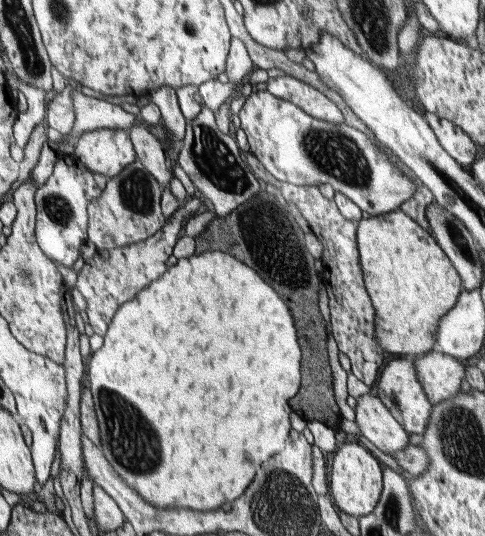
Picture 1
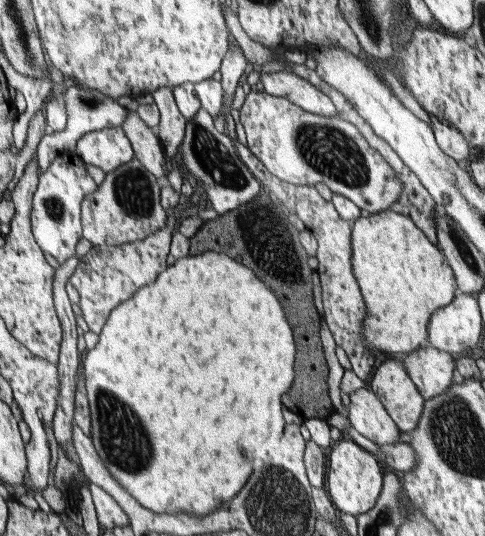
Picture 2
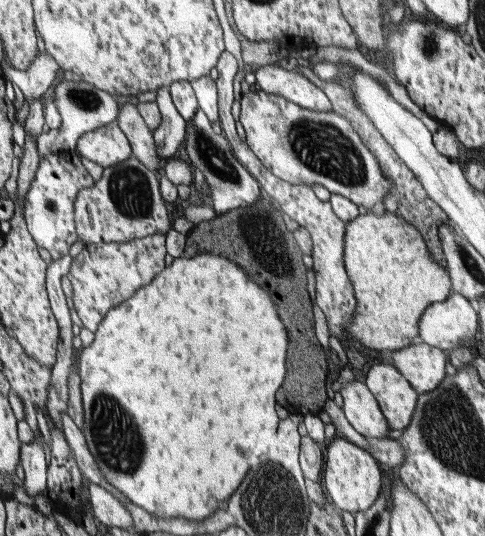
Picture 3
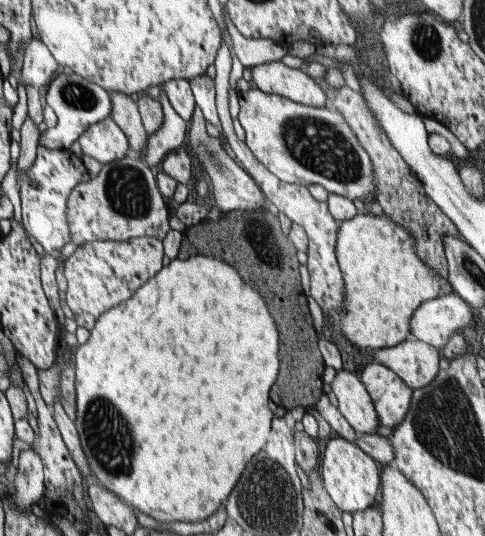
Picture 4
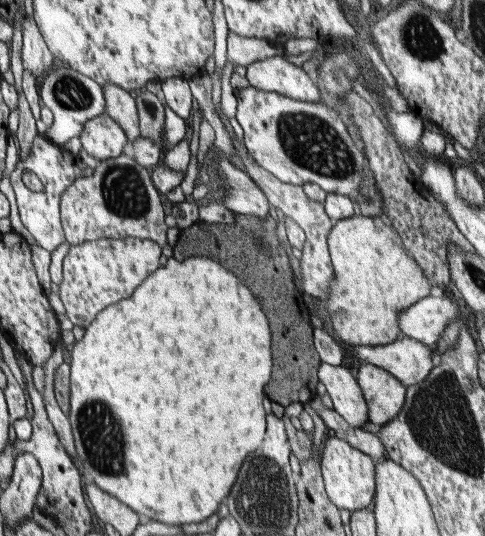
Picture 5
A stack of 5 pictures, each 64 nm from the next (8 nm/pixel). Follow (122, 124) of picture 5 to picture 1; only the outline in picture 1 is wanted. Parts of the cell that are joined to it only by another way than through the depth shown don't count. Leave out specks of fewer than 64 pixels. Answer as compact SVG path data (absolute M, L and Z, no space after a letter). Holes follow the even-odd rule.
M137 122L127 130L127 134L131 136L131 142L135 144L135 156L137 162L151 172L151 176L155 176L155 180L159 180L161 186L169 186L171 182L171 162L167 160L167 154L163 152L159 140L155 140L155 136L149 132L149 128L145 128L145 124Z

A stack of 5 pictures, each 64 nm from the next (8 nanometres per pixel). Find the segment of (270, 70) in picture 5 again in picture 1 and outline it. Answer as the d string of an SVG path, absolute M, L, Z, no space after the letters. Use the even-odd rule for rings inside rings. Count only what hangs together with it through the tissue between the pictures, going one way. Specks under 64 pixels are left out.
M289 74L277 76L277 78L267 78L267 82L261 88L275 98L289 100L291 104L295 104L309 116L321 118L331 124L343 122L343 114L339 112L339 108L335 108L335 104L331 100L327 100L327 96L323 96L323 92L309 86L307 82L301 82L299 78L293 78Z

